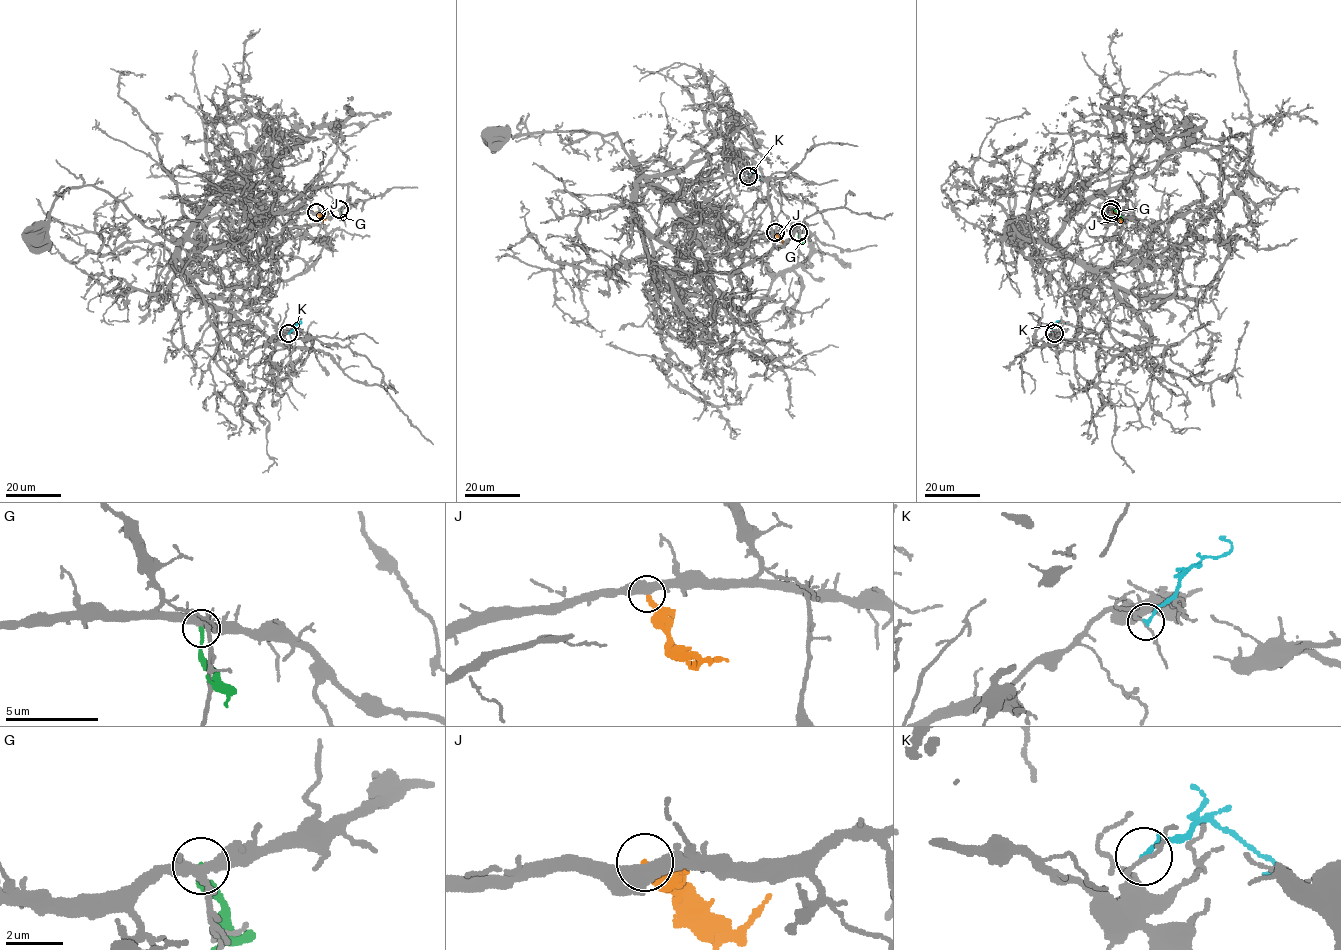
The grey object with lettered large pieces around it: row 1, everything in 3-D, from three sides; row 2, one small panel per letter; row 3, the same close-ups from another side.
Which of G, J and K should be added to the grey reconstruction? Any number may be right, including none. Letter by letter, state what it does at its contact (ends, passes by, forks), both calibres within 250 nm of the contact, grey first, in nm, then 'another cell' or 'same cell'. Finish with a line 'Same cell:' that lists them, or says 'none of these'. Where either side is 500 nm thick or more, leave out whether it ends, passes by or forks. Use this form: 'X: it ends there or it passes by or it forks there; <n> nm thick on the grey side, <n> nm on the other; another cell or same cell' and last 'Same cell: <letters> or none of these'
G: it ends there; 360 nm thick on the grey side, 190 nm on the other; another cell
J: 500 nm thick on the grey side, 280 nm on the other; another cell
K: it ends there; 120 nm thick on the grey side, 160 nm on the other; another cell
Same cell: none of these

